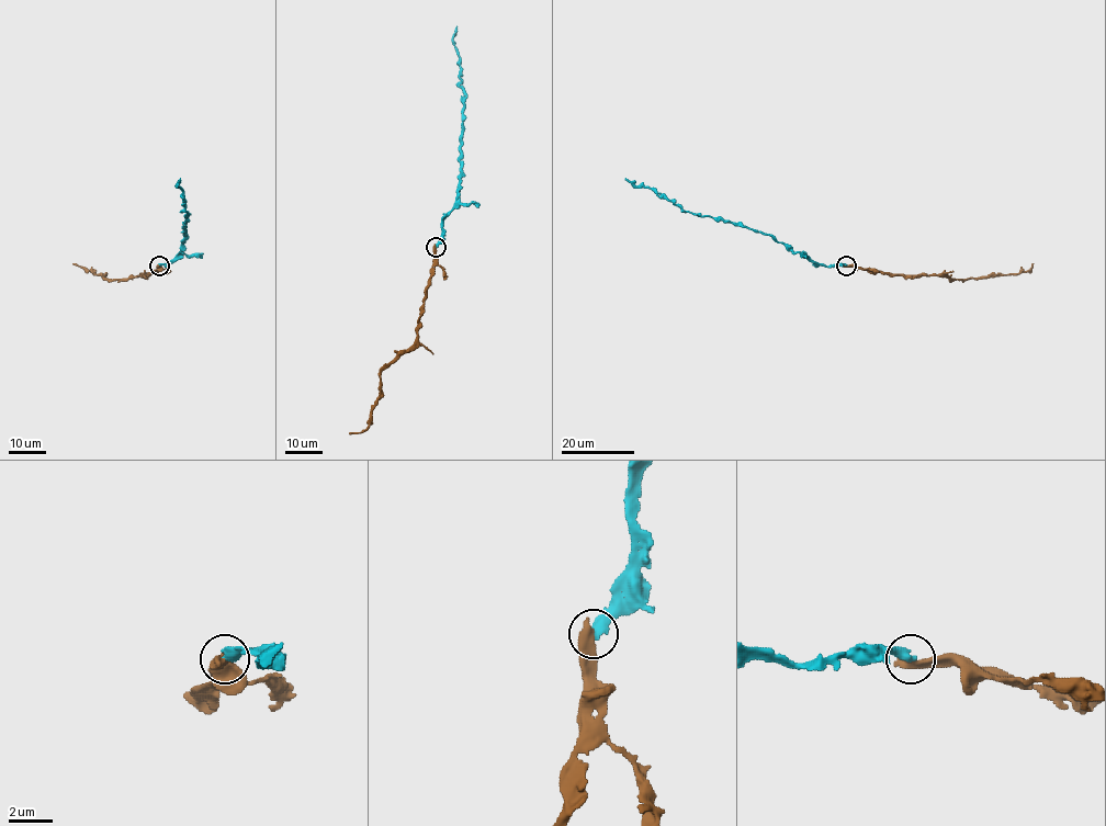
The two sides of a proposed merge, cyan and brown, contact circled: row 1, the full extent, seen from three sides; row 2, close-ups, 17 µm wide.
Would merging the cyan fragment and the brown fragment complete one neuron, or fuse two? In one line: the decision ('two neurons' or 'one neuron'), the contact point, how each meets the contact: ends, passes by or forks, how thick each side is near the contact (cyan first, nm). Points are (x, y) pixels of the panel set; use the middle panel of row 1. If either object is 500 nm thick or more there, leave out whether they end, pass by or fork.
two neurons | (436, 247) | 460/550 nm

